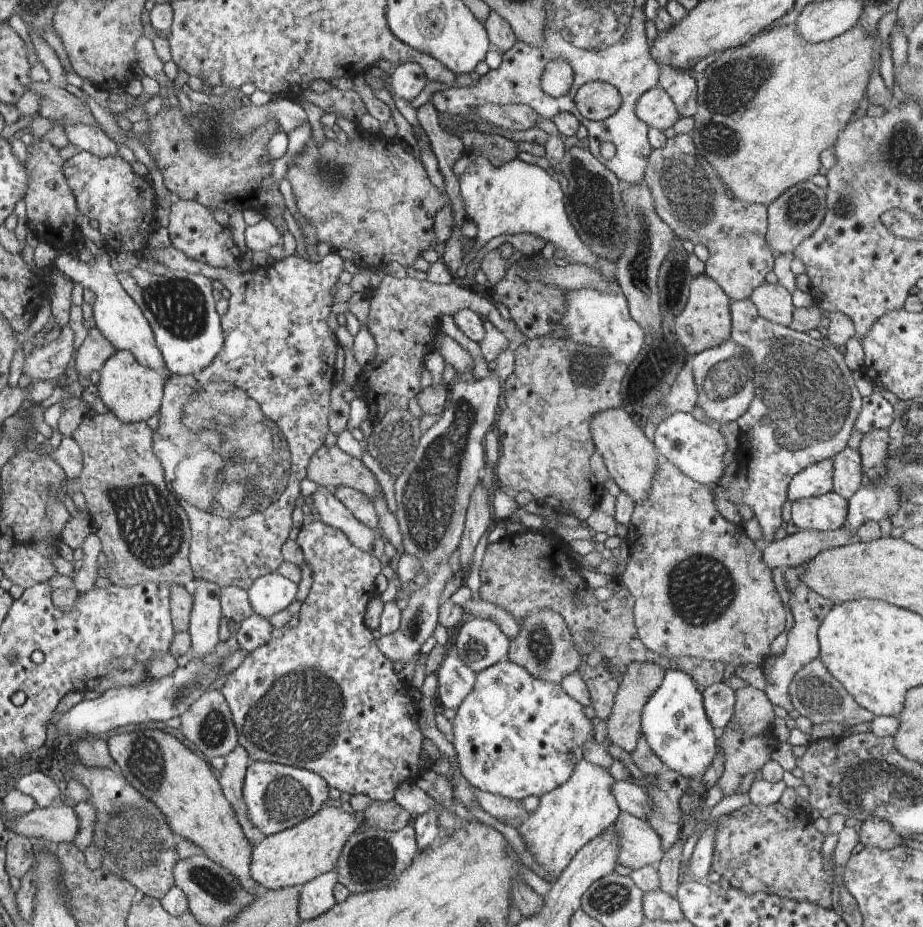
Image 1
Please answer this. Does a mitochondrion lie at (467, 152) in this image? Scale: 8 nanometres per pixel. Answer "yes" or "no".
no

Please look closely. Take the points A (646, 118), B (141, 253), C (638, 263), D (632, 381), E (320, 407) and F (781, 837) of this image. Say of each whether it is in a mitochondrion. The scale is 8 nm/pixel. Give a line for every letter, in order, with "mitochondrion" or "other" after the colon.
A: other
B: other
C: mitochondrion
D: mitochondrion
E: other
F: other

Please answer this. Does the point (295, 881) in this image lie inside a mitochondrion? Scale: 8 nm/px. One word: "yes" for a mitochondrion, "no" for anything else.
no

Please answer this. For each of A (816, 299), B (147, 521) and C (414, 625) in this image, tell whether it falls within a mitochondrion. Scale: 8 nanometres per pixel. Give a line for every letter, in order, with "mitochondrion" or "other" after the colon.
A: other
B: mitochondrion
C: mitochondrion

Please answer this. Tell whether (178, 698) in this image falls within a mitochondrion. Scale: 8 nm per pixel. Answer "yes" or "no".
yes

